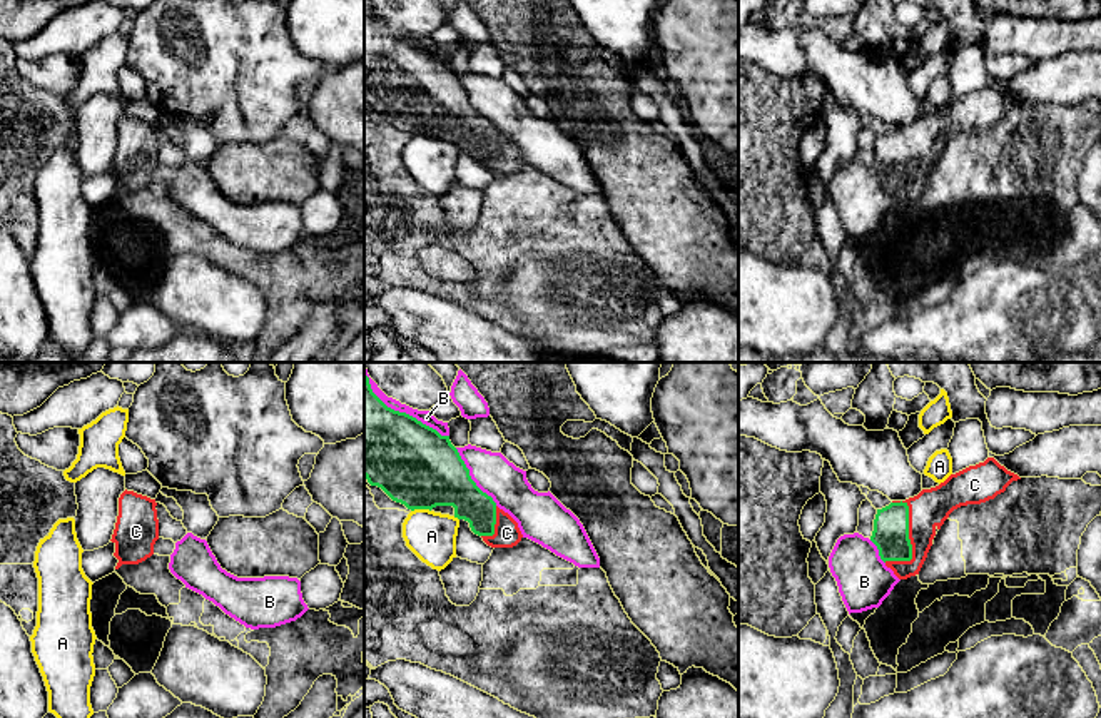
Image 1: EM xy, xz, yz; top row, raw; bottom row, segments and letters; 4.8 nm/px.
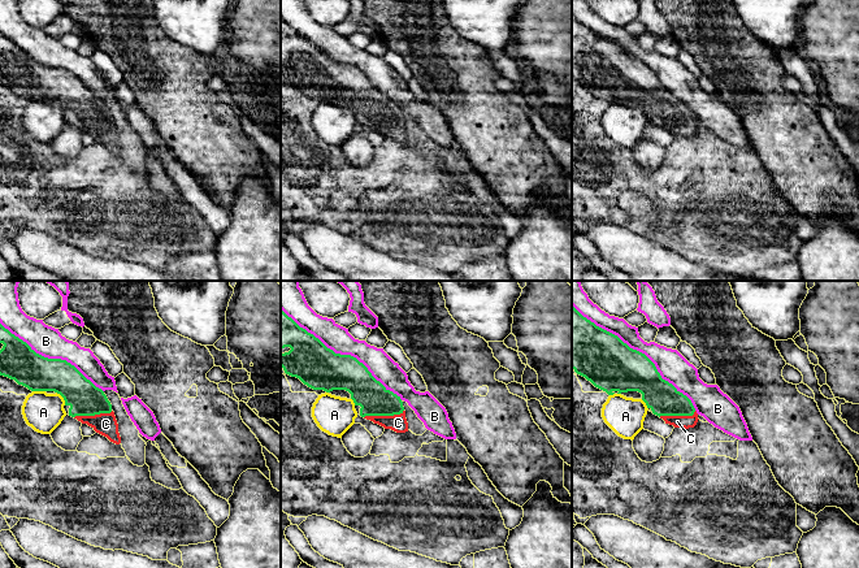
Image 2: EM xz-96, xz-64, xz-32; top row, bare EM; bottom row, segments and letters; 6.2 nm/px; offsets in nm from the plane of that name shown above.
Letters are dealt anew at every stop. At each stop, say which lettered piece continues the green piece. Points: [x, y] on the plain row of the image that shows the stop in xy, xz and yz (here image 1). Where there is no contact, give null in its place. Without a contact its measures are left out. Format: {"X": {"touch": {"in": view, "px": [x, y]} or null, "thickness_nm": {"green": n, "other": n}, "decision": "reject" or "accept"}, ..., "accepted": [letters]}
{"A": {"touch": {"in": "xz", "px": [420, 134]}, "thickness_nm": {"green": 380, "other": 240}, "decision": "reject"}, "B": {"touch": {"in": "xz", "px": [403, 39]}, "thickness_nm": {"green": 380, "other": 70}, "decision": "reject"}, "C": {"touch": {"in": "yz", "px": [908, 152]}, "thickness_nm": {"green": 180, "other": 180}, "decision": "accept"}, "accepted": ["C"]}

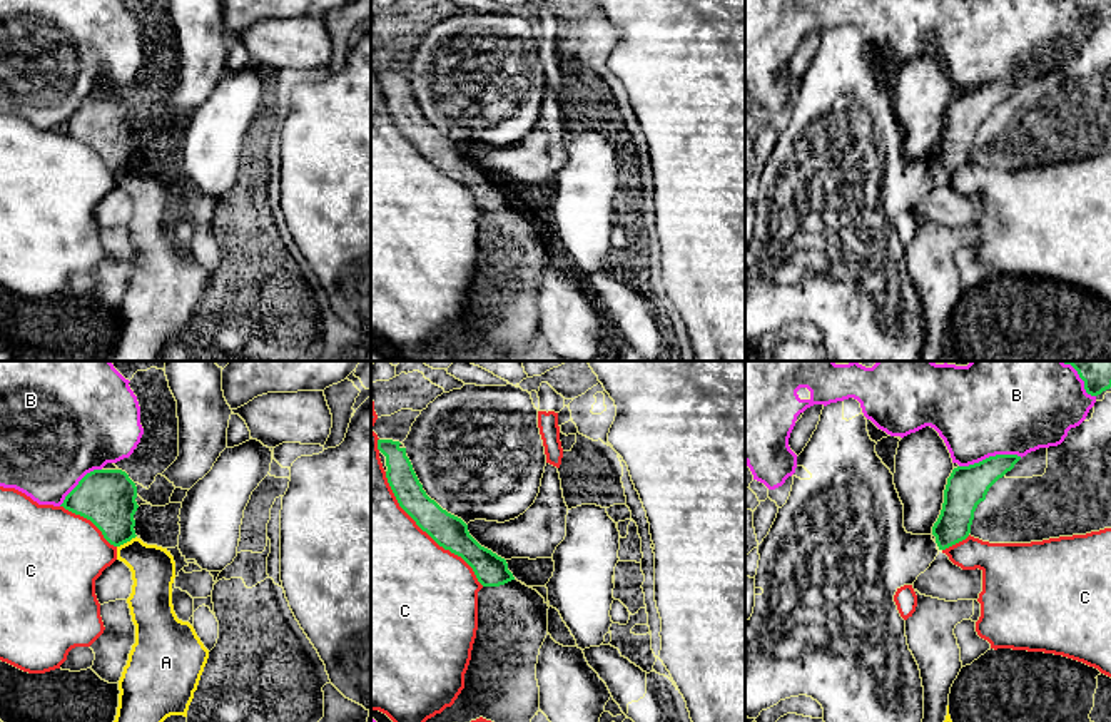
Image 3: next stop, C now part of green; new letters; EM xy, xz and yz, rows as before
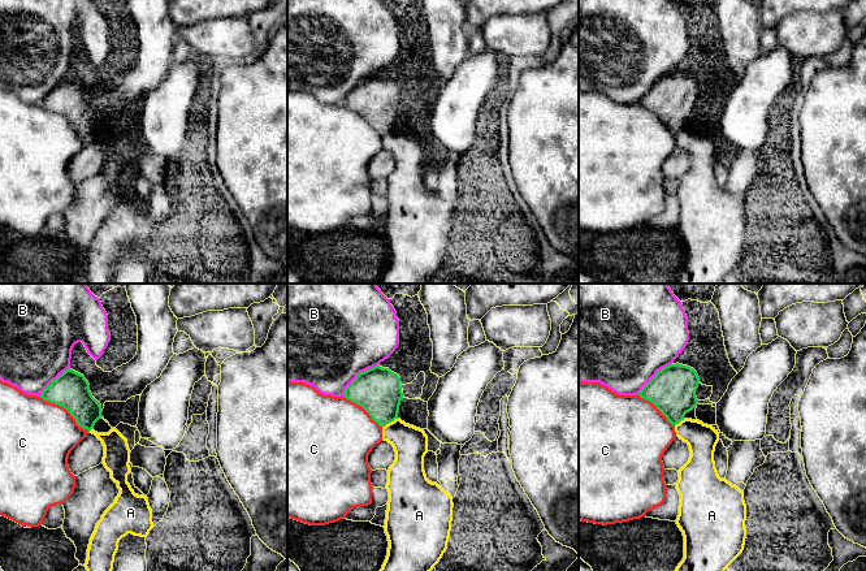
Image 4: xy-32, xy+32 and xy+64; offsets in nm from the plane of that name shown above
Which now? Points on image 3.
{"A": {"touch": {"in": "xy", "px": [126, 167]}, "thickness_nm": {"green": 280, "other": 220}, "decision": "reject"}, "B": {"touch": {"in": "yz", "px": [989, 82]}, "thickness_nm": {"green": 190, "other": 400}, "decision": "reject"}, "C": {"touch": {"in": "xz", "px": [426, 157]}, "thickness_nm": {"green": 160, "other": 500}, "decision": "reject"}, "accepted": []}

